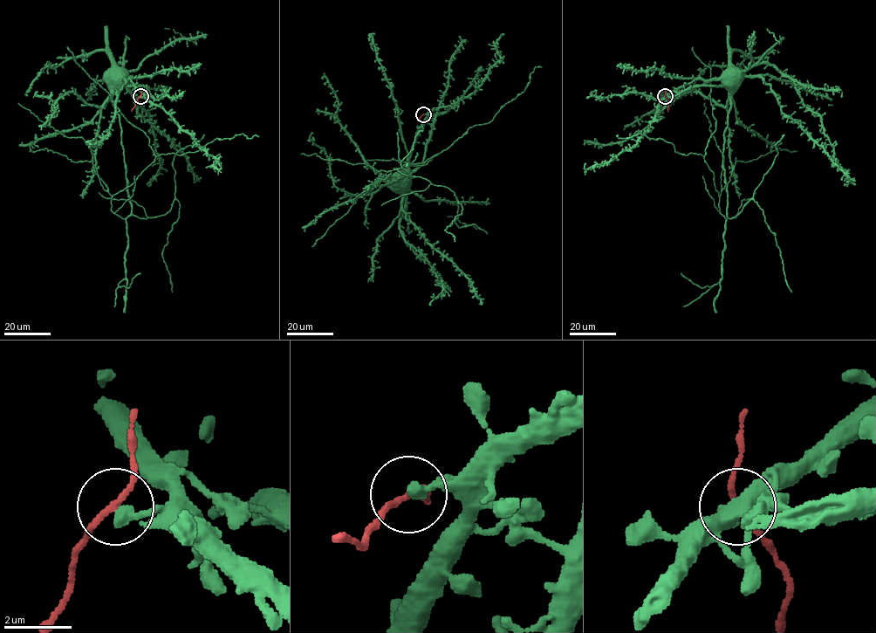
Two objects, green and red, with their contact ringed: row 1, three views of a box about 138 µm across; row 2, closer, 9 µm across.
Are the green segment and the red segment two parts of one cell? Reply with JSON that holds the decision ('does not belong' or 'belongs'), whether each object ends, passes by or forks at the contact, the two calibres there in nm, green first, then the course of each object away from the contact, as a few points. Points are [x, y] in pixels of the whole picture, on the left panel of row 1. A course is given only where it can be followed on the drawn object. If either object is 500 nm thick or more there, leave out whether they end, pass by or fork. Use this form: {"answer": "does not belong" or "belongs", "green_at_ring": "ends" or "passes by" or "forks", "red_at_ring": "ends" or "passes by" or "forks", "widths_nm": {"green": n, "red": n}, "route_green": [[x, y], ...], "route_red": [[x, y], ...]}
{"answer": "does not belong", "green_at_ring": "ends", "red_at_ring": "passes by", "widths_nm": {"green": 320, "red": 160}, "route_green": [[140, 96], [144, 96], [129, 79], [121, 79], [119, 74]], "route_red": [[140, 96], [131, 112]]}

